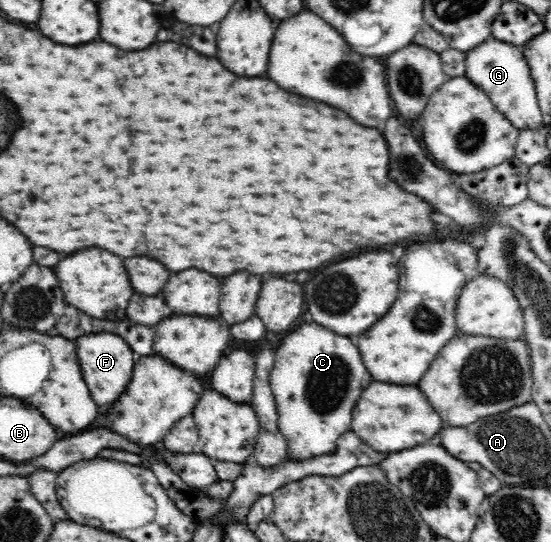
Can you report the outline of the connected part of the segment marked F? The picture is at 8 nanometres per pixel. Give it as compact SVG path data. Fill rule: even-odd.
M113 333L82 335L74 342L77 345L77 355L79 355L79 363L81 363L83 380L87 381L86 385L89 385L95 403L99 407L107 407L109 403L117 401L117 397L127 387L131 373L133 373L133 365L135 365L133 351L129 345L119 335L113 335Z

